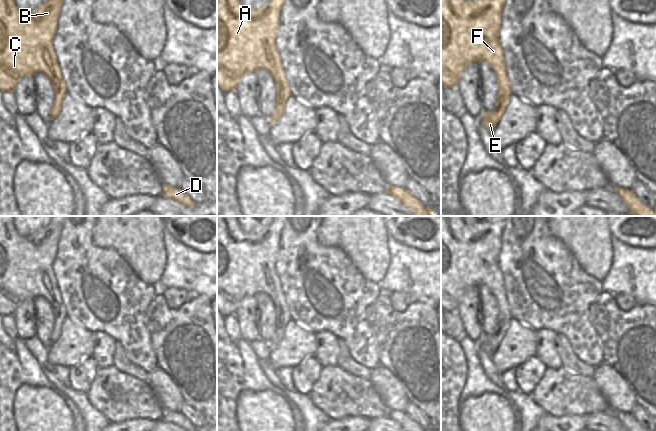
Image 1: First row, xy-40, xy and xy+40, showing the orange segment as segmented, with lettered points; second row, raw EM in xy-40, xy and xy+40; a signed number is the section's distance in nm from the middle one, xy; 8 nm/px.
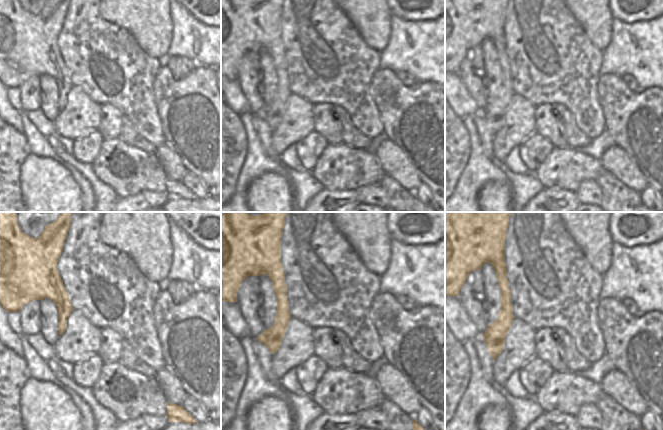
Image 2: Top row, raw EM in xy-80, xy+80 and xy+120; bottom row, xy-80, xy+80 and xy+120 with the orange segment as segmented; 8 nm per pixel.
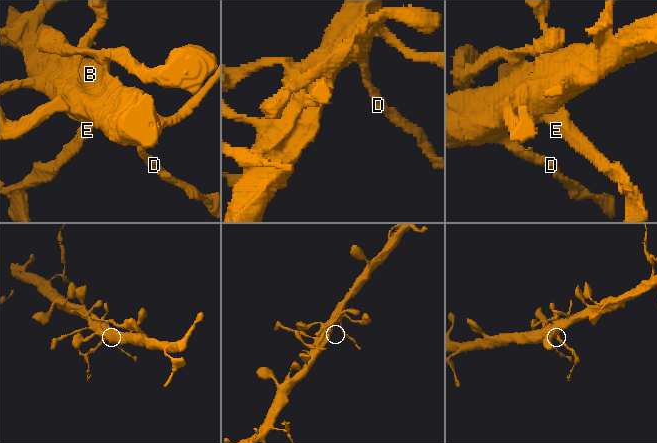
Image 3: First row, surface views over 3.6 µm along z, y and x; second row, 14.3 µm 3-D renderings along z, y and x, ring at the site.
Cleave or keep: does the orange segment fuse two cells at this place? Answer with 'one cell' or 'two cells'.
one cell

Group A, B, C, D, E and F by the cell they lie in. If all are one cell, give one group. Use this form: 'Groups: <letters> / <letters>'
Groups: A B C D E F.

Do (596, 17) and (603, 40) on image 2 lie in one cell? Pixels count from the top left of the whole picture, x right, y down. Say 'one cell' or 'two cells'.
one cell

